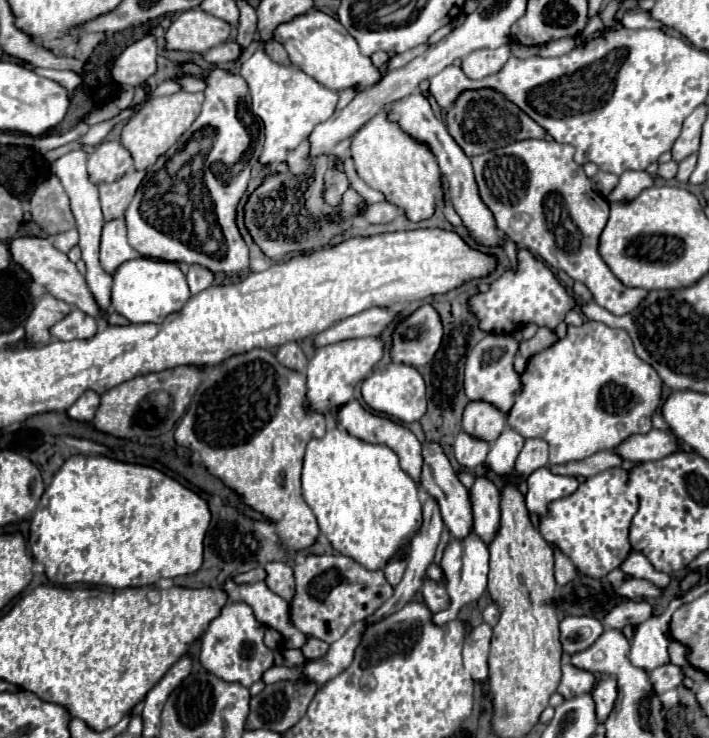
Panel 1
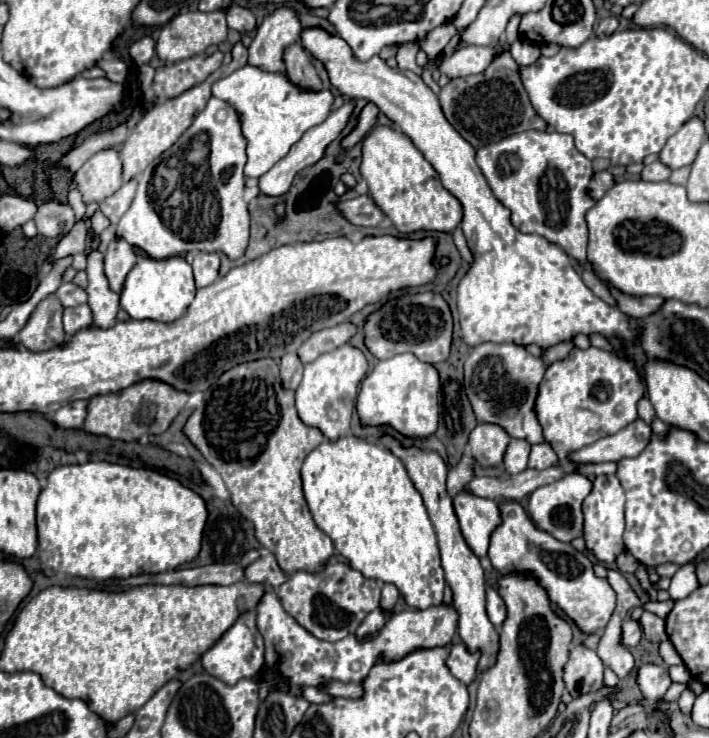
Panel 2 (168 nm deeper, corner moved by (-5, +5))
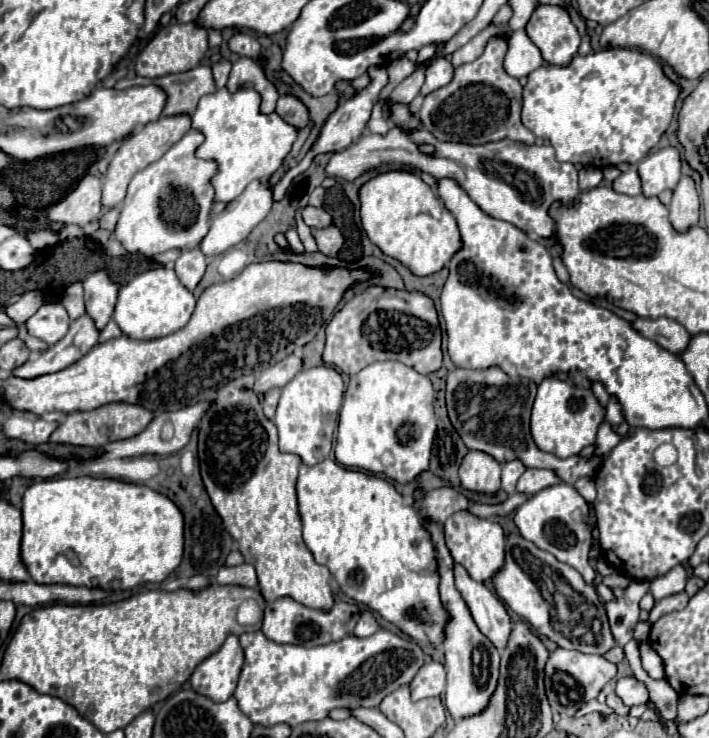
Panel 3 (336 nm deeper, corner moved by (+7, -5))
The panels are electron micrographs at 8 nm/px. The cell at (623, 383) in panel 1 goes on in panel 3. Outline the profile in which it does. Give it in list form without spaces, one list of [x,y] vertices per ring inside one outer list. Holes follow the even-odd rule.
[[[548,378],[538,386],[532,406],[532,438],[536,446],[558,458],[570,458],[596,442],[596,430],[604,420],[604,408],[590,390],[580,390],[558,378]]]

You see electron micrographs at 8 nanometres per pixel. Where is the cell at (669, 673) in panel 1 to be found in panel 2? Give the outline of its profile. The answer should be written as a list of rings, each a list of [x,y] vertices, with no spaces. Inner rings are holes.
[[[644,664],[638,670],[638,686],[645,698],[659,700],[666,694],[670,684],[672,684],[672,680],[670,680],[666,664],[662,664],[662,666]]]

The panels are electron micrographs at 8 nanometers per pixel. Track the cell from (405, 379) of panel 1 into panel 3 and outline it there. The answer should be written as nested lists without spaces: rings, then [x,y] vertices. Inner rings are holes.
[[[374,362],[362,368],[356,376],[350,378],[344,404],[340,410],[340,424],[336,436],[336,462],[344,468],[368,472],[368,474],[382,474],[384,478],[396,480],[400,484],[412,482],[420,472],[428,470],[430,452],[436,438],[436,416],[434,416],[434,388],[428,376],[418,374],[410,366],[402,362]]]

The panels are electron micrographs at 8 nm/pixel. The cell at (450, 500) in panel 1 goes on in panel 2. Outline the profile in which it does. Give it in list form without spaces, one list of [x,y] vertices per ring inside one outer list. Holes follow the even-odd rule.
[[[468,490],[458,492],[458,496],[454,496],[452,502],[466,544],[478,558],[484,558],[488,552],[492,528],[500,524],[500,512],[496,508],[496,502],[476,496]]]

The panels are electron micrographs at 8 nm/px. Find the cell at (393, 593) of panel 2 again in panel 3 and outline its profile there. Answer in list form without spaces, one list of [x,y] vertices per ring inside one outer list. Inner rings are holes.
[[[364,610],[352,634],[354,634],[354,636],[358,636],[358,638],[366,638],[366,636],[372,636],[372,634],[374,634],[376,630],[378,630],[378,622],[374,620],[374,616],[372,616],[372,612],[368,612],[368,610]]]

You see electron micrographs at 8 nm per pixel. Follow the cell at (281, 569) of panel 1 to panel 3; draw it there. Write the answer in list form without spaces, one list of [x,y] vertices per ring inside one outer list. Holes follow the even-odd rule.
[[[240,564],[240,566],[222,566],[218,576],[216,576],[218,584],[238,584],[238,586],[248,586],[248,588],[256,588],[258,580],[256,580],[256,572],[254,566],[250,564]]]

